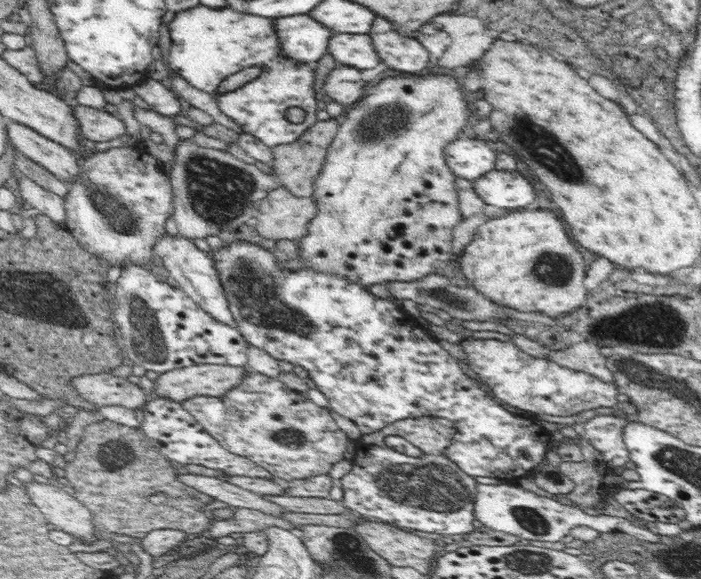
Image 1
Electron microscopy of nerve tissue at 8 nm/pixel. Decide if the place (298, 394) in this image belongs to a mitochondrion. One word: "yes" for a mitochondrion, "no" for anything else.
no

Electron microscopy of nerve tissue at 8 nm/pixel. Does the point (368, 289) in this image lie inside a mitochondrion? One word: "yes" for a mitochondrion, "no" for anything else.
no

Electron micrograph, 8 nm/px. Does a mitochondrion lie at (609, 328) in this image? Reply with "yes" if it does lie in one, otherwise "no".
yes

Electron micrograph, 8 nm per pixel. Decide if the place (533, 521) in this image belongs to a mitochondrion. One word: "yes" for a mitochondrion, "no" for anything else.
yes

